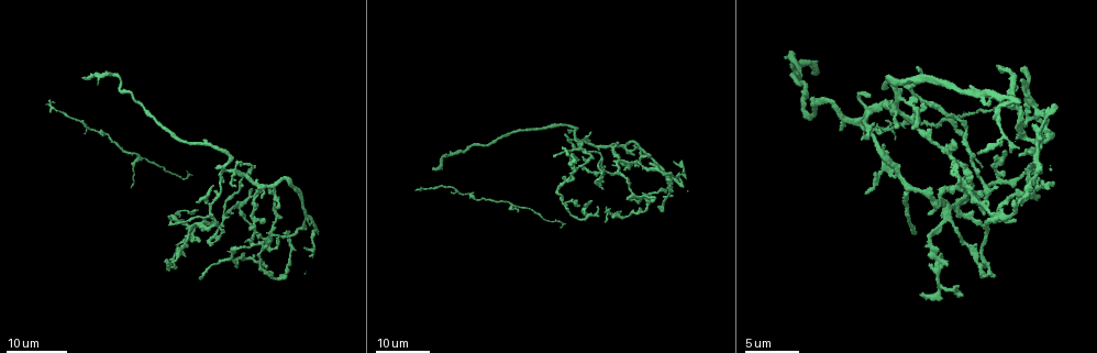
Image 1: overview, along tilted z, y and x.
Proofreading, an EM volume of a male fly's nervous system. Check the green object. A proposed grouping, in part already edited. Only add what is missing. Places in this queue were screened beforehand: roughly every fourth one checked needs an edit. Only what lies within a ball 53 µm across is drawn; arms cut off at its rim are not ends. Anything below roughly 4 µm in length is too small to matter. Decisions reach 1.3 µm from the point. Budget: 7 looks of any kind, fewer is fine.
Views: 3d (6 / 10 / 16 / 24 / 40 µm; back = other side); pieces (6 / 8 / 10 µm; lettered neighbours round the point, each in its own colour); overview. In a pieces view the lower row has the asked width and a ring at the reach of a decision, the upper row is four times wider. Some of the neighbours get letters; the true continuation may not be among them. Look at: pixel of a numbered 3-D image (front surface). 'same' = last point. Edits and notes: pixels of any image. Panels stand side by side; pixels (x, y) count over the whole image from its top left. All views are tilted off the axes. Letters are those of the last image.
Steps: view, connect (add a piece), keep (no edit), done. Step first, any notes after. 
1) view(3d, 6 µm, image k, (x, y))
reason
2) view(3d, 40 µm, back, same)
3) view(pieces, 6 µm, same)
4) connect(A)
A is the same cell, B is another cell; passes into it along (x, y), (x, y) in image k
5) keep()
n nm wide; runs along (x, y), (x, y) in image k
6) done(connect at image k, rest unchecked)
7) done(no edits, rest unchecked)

view(3d, 24 µm, image 1, (600, 175))
an open end

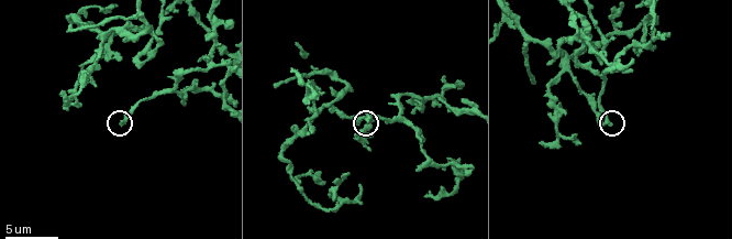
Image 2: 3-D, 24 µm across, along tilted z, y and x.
view(pieces, 6 µm, image 2, (367, 119))

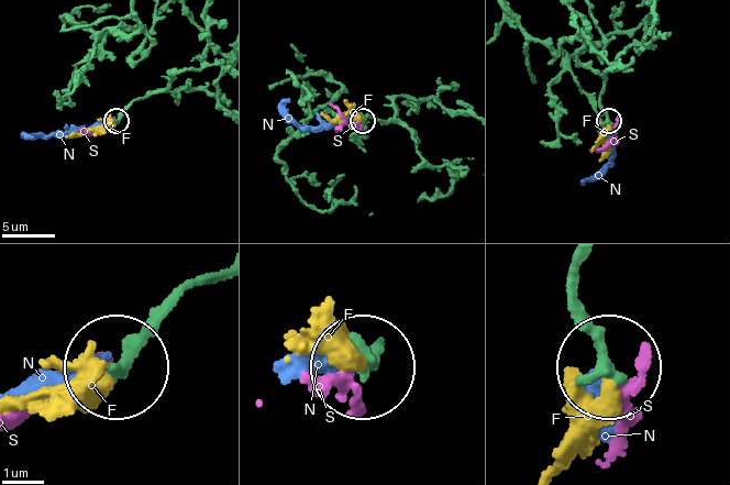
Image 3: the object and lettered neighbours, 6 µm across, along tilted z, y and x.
connect(S)
S is the same cell, F and N are other cells; it goes on there

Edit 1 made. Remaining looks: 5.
view(overview)

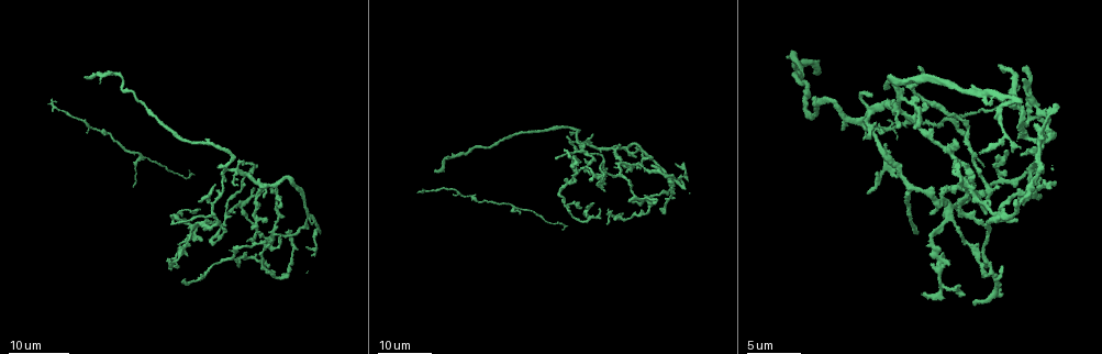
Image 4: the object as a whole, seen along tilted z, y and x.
view(3d, 16 µm, image 4, (961, 295))
free end

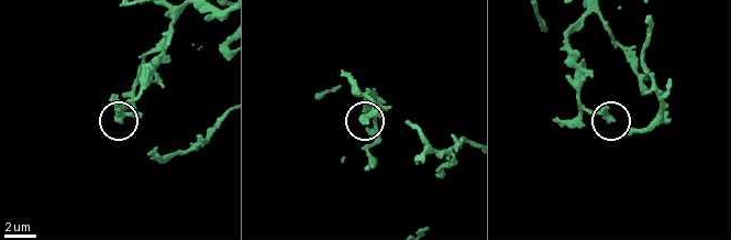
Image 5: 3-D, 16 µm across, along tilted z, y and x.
view(pieces, 10 µm, image 5, (362, 119))

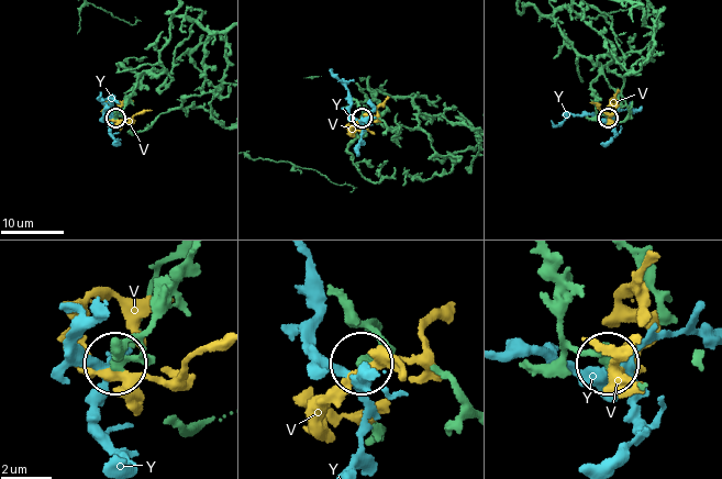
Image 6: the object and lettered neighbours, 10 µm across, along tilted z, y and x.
keep()
V and Y are other cells; runs along (192, 258), (141, 338), (140, 357), (115, 364) in image 6; no lettered piece goes on from it

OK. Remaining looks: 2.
view(pieces, 10 µm, image 2, (533, 80))
an open end

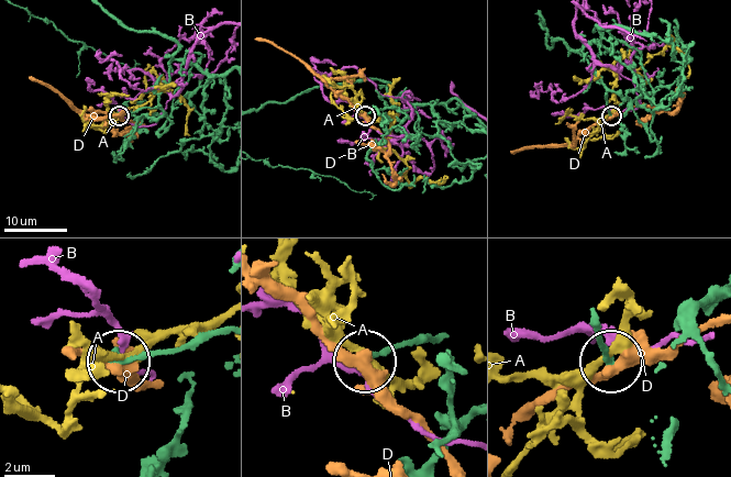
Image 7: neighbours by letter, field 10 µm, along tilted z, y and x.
keep()
280 nm wide; A, B and D are other cells; runs along (427, 336), (390, 343), (368, 357) in image 7; no lettered piece goes on from it

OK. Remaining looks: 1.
done(connect at image 3, rest unchecked)

